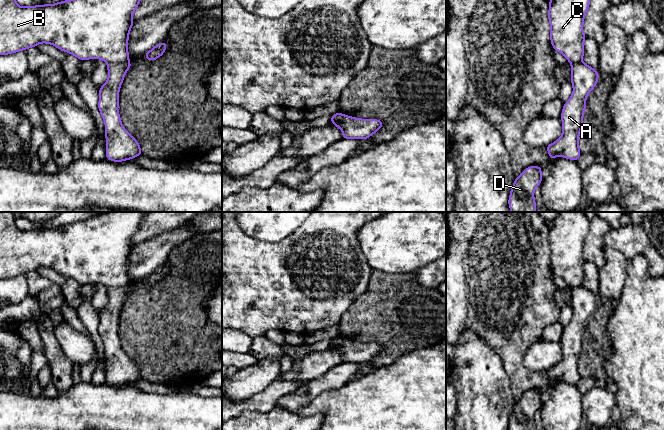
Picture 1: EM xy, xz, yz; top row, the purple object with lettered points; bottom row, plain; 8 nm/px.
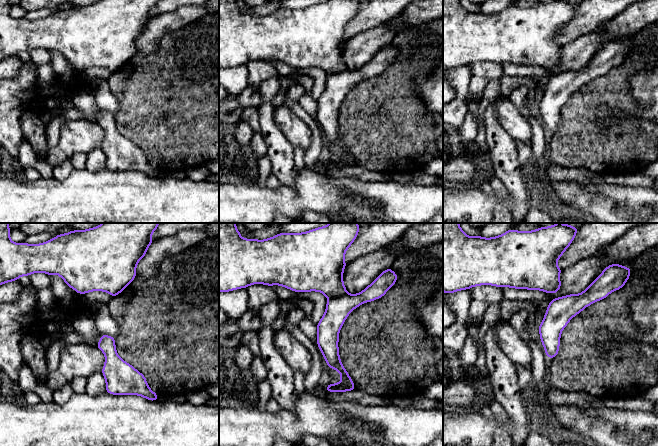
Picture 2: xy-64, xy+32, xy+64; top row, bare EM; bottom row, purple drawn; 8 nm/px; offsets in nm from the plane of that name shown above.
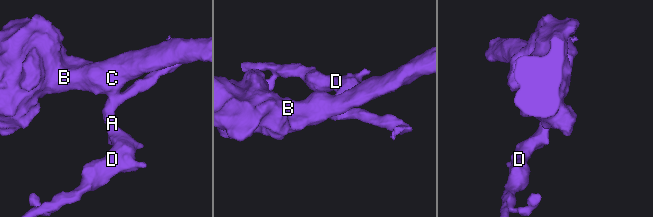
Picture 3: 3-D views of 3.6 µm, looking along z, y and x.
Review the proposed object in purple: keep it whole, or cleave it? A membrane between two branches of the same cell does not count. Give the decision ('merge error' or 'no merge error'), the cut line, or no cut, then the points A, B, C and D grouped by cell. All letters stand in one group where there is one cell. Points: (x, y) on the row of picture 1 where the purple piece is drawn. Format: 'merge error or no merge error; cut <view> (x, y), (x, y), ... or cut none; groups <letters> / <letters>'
merge error; cut xy (127, 59), (107, 64); groups A D / B C

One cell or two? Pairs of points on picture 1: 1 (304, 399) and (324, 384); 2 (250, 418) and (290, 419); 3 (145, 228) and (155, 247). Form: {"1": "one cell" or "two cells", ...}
{"1": "one cell", "2": "one cell", "3": "two cells"}

